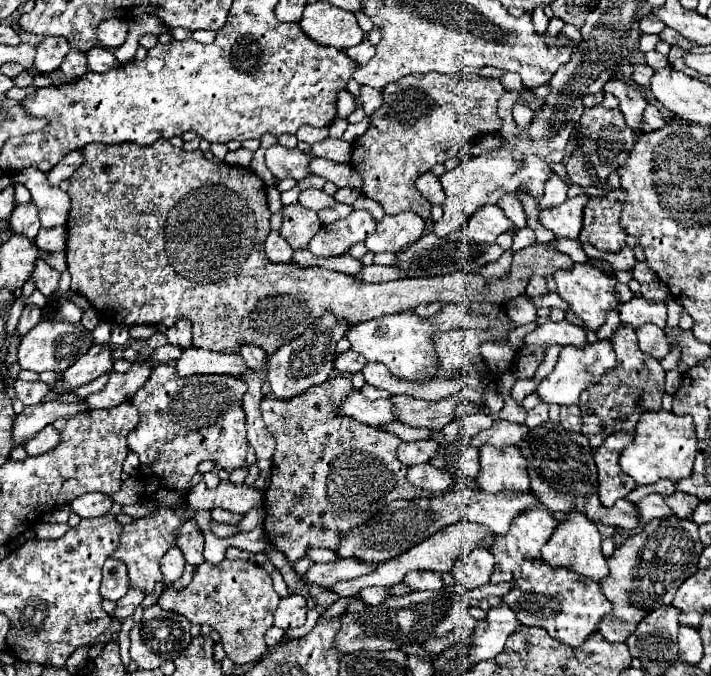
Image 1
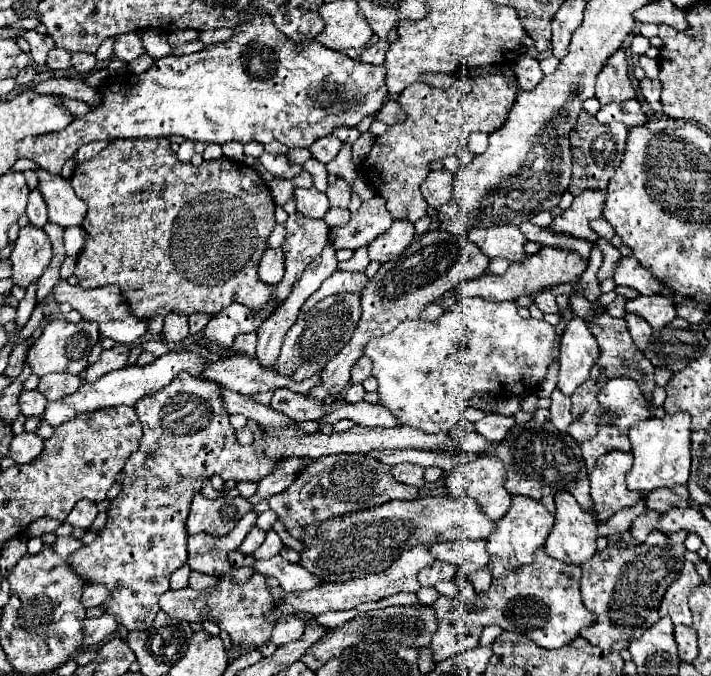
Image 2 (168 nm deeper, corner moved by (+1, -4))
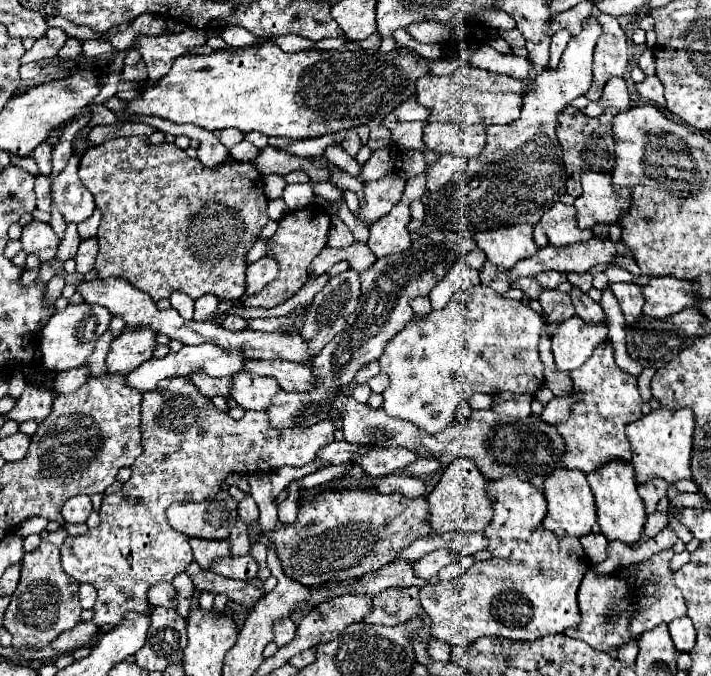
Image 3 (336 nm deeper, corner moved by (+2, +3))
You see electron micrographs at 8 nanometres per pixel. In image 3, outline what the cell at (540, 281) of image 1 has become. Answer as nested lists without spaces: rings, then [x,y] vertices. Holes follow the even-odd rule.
[[[545,289],[541,293],[541,297],[539,297],[539,303],[543,307],[543,315],[547,317],[547,321],[561,323],[561,321],[565,321],[565,319],[569,319],[569,317],[575,315],[571,297],[567,293]]]

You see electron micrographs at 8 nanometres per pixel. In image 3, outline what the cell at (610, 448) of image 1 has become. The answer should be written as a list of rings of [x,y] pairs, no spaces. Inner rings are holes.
[[[609,461],[587,475],[587,481],[595,495],[597,505],[597,523],[601,525],[601,533],[609,541],[623,541],[623,543],[637,543],[641,537],[641,529],[645,525],[647,513],[645,505],[637,493],[637,483],[633,479],[633,467],[625,461]]]

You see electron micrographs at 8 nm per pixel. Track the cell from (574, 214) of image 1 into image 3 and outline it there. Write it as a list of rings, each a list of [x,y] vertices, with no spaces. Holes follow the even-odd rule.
[[[587,171],[581,175],[583,195],[575,199],[577,209],[577,227],[591,229],[595,225],[613,225],[617,223],[619,211],[629,207],[629,189],[619,195],[613,193],[609,173]]]

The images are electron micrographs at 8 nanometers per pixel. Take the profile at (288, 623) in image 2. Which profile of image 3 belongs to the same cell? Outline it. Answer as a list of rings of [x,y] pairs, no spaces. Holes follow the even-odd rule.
[[[281,619],[281,621],[275,621],[273,625],[273,631],[275,631],[275,645],[277,647],[283,647],[287,645],[289,641],[293,641],[295,637],[295,623],[291,619]]]

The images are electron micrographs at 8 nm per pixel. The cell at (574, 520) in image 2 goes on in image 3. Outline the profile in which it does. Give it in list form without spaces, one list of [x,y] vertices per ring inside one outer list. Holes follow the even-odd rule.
[[[557,469],[545,479],[545,499],[549,503],[549,511],[543,519],[543,527],[553,531],[557,537],[583,537],[589,535],[595,523],[595,501],[591,487],[585,479],[585,473],[577,469]]]

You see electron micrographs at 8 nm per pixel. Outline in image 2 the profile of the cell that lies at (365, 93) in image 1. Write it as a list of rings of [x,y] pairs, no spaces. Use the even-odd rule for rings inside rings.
[[[388,100],[384,106],[382,106],[382,112],[376,116],[378,120],[386,122],[386,124],[400,124],[400,122],[406,122],[406,114],[402,112],[400,104],[394,102],[394,100]]]

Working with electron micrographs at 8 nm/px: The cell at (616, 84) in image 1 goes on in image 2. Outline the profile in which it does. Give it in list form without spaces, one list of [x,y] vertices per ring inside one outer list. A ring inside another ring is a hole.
[[[618,48],[604,64],[596,78],[596,100],[600,104],[624,102],[634,98],[634,88],[628,78],[628,60],[624,48]]]

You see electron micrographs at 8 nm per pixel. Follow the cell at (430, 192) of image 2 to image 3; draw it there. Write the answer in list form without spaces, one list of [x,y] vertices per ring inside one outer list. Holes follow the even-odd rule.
[[[441,155],[431,167],[427,167],[427,191],[439,191],[453,179],[455,173],[467,167],[467,159],[459,155]]]

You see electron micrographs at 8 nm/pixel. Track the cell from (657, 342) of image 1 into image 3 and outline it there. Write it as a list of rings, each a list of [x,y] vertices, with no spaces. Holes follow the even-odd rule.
[[[613,283],[611,289],[613,289],[615,297],[619,299],[627,325],[633,325],[633,321],[637,321],[637,317],[641,317],[641,309],[645,303],[643,295],[641,295],[641,287],[635,283]]]

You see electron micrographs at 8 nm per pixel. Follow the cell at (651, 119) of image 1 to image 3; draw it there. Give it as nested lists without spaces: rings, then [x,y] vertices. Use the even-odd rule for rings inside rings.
[[[613,77],[607,81],[603,95],[589,103],[585,109],[581,109],[583,113],[587,113],[589,117],[599,117],[607,107],[615,107],[619,111],[629,111],[631,109],[631,99],[629,99],[629,91],[627,85],[621,77]]]

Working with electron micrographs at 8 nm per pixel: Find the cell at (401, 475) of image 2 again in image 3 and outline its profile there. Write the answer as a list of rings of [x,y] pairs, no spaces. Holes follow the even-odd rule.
[[[373,449],[365,457],[357,457],[359,463],[371,477],[381,477],[389,473],[403,473],[407,465],[415,463],[417,455],[409,453],[409,449]]]

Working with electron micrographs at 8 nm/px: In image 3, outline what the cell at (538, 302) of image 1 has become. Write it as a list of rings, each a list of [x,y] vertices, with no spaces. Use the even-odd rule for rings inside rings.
[[[577,315],[559,323],[557,333],[551,337],[557,369],[563,373],[579,369],[605,339],[607,325],[589,325]]]

